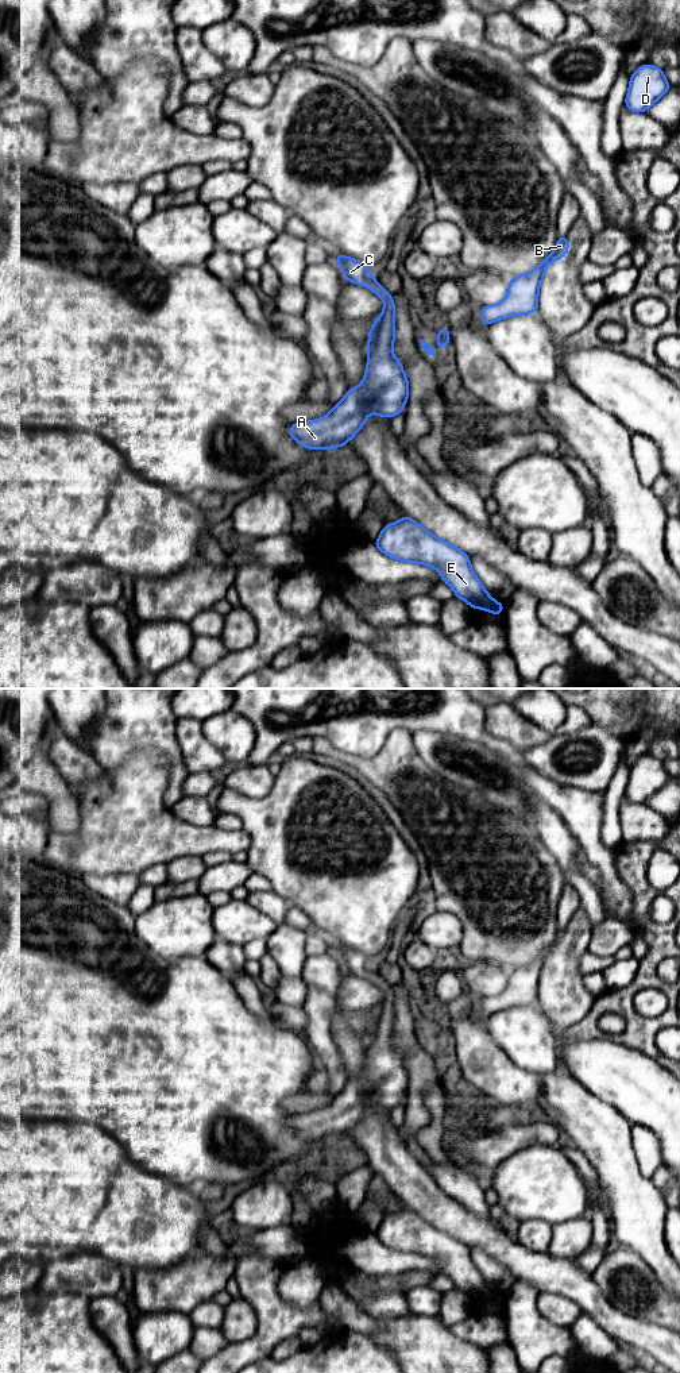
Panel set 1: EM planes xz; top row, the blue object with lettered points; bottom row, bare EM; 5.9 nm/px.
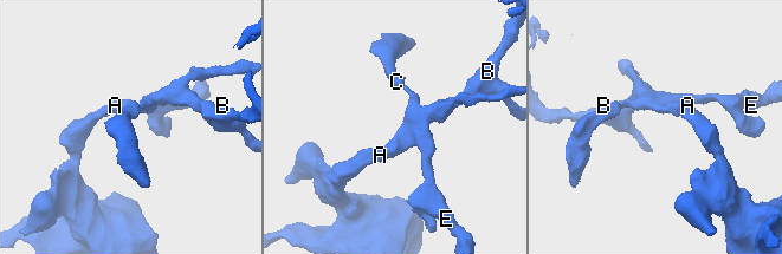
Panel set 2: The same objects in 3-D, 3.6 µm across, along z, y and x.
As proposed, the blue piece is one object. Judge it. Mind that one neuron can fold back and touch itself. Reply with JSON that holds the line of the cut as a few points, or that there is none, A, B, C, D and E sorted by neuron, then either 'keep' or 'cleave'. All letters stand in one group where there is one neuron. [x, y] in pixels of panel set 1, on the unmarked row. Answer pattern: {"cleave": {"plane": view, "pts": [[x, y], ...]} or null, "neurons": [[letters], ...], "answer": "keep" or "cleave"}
{"cleave": null, "neurons": [["A", "B", "C", "D", "E"]], "answer": "keep"}

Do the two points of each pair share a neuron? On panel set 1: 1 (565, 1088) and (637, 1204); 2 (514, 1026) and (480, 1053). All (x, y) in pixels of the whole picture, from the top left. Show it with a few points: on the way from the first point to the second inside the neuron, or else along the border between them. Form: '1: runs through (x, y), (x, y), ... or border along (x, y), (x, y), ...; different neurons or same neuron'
1: runs through (582, 1117), (606, 1141), (619, 1176); same neuron
2: border along (487, 1017), (487, 1032), (491, 1040), (516, 1065); different neurons

